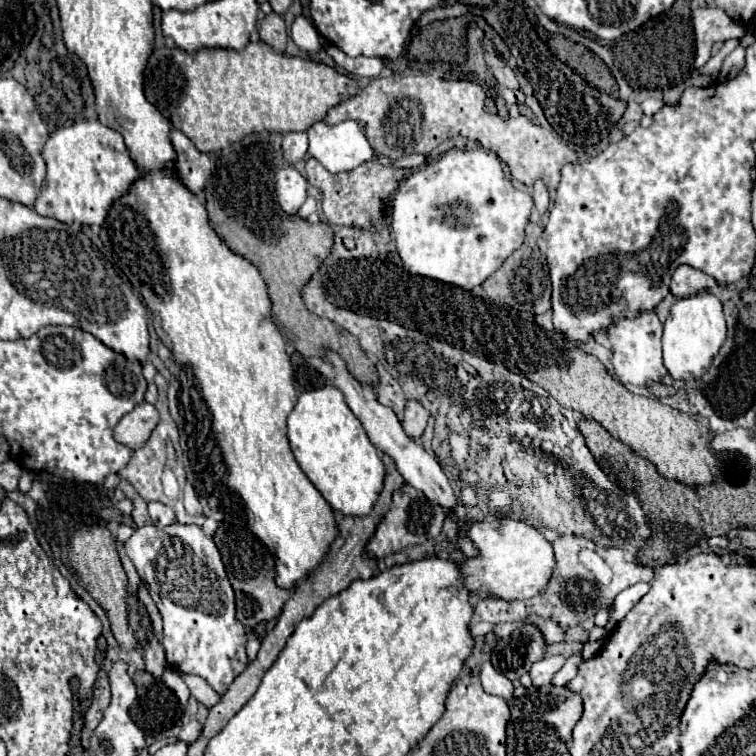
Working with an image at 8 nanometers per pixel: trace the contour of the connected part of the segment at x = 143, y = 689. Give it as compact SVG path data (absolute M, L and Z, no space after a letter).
M136 671L134 683L138 689L138 699L132 705L134 723L150 737L156 737L176 725L176 707L172 691L152 677L148 671Z

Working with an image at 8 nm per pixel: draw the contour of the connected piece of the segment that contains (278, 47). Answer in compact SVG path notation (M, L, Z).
M270 13L264 17L264 21L260 23L260 39L266 41L274 51L284 53L286 47L286 23L278 13Z

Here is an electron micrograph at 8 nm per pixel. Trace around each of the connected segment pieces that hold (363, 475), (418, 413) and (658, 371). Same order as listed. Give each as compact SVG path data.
M326 385L322 389L304 391L298 397L296 407L288 415L288 439L290 439L290 447L292 447L292 453L294 453L300 469L306 473L306 477L322 493L322 497L330 503L330 507L334 511L340 511L342 515L354 515L354 517L356 515L366 517L372 511L372 507L382 491L384 463L382 463L376 447L370 443L364 427L360 425L356 415L346 405L340 389L336 389L334 385Z
M408 401L406 403L406 415L404 415L404 421L402 421L406 435L410 439L418 439L426 429L428 417L430 417L430 413L418 401Z
M656 309L642 311L632 319L620 319L608 327L608 339L612 343L612 365L614 365L616 377L622 383L648 387L650 383L662 383L662 379L668 375L662 363L662 349L660 349L662 327L664 325L658 319Z

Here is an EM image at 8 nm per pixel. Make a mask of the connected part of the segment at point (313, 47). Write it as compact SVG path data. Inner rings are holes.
M303 15L298 16L292 24L290 36L294 43L306 53L316 53L320 49L318 33Z

